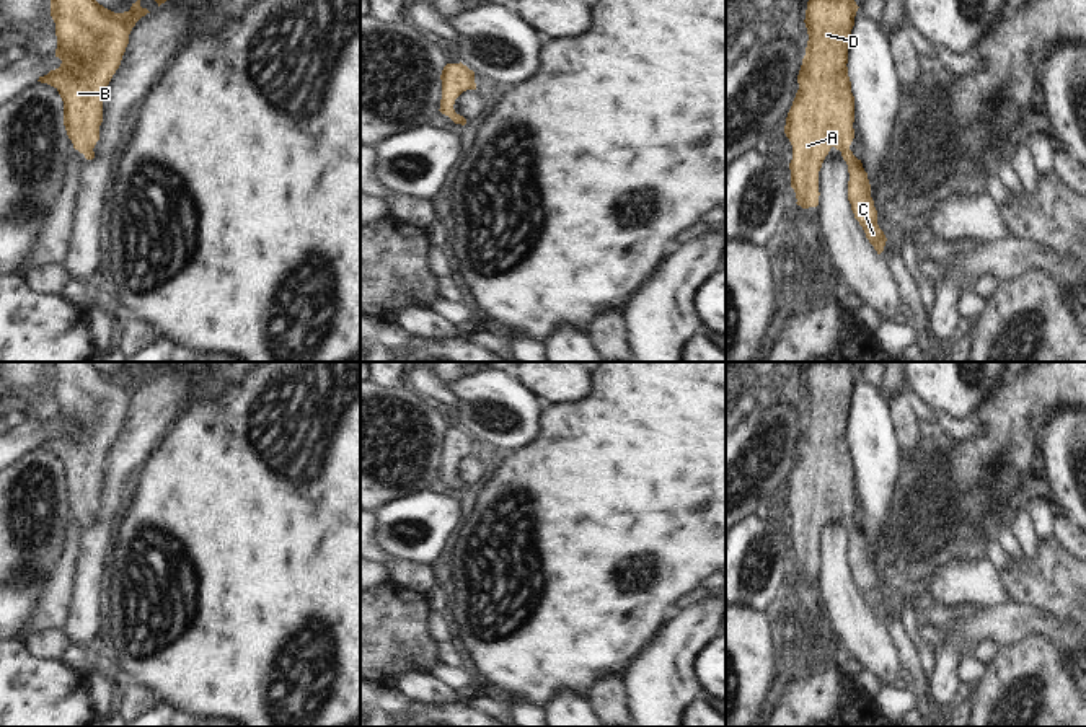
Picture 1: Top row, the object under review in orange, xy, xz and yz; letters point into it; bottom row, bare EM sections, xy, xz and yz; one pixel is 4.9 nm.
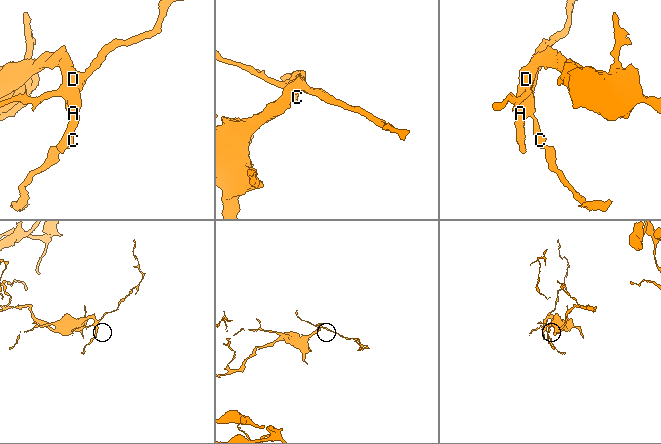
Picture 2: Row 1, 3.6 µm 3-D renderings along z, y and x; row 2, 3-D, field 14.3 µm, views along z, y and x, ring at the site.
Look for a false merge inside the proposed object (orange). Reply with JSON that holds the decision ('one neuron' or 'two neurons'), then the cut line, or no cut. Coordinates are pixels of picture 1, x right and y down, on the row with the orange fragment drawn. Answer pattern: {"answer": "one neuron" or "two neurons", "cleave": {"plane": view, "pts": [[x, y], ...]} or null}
{"answer": "one neuron", "cleave": null}

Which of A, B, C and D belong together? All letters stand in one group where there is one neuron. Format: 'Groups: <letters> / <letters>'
Groups: A B C D.

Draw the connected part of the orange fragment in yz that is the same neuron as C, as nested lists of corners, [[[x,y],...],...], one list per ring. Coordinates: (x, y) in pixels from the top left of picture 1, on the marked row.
[[[854,0],[807,2],[804,23],[809,41],[784,134],[792,145],[789,170],[796,204],[802,209],[819,205],[819,171],[835,147],[848,165],[848,200],[854,218],[881,254],[887,238],[877,225],[867,173],[850,150],[854,139],[854,96],[846,64],[858,8]]]

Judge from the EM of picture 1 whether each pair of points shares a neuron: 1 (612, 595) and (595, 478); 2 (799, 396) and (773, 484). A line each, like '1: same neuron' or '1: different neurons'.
1: same neuron
2: same neuron

